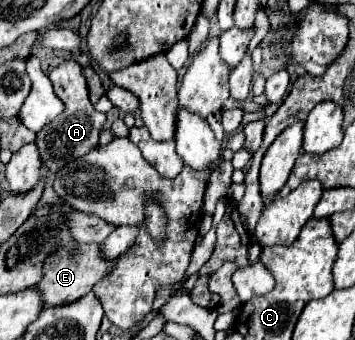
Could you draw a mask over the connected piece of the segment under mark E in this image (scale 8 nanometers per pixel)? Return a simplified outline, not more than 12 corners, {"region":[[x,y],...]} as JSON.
{"region":[[100,245],[74,257],[56,251],[38,289],[46,305],[66,305],[110,275],[118,259]]}

